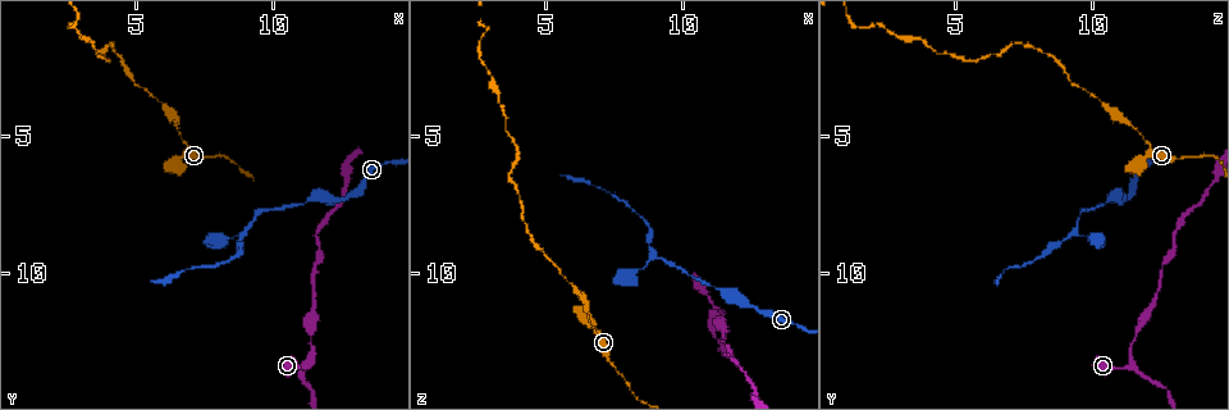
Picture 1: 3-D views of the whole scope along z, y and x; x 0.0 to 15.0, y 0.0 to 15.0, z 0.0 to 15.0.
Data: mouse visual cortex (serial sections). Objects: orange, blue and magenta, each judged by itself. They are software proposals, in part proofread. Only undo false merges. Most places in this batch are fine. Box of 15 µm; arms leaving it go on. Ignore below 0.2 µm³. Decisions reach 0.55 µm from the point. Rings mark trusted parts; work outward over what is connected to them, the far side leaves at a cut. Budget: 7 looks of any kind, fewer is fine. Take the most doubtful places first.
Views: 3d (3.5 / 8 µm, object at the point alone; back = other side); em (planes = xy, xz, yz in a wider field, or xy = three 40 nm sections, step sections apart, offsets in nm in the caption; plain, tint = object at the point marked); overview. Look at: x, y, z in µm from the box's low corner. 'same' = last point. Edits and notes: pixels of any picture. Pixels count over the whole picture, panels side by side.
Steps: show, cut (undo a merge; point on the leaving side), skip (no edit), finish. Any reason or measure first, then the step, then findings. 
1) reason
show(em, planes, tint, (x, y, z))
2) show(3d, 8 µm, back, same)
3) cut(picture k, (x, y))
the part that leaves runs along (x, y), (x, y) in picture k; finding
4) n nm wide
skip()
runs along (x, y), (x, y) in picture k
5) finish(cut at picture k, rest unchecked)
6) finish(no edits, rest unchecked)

thin neck
show(em, planes, tint, (11.3, 13.5, 11.4))

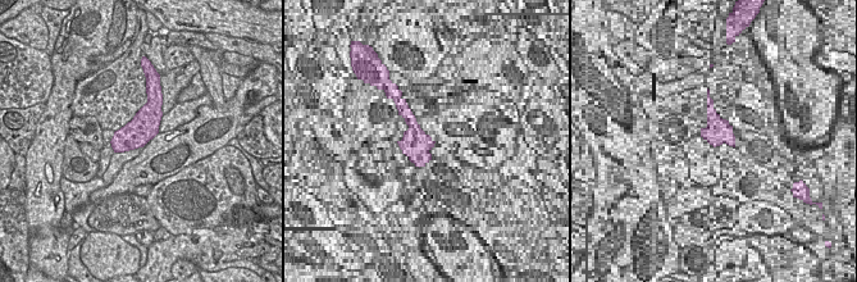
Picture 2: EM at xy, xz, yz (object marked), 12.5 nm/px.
show(3d, 3.5 µm, same)

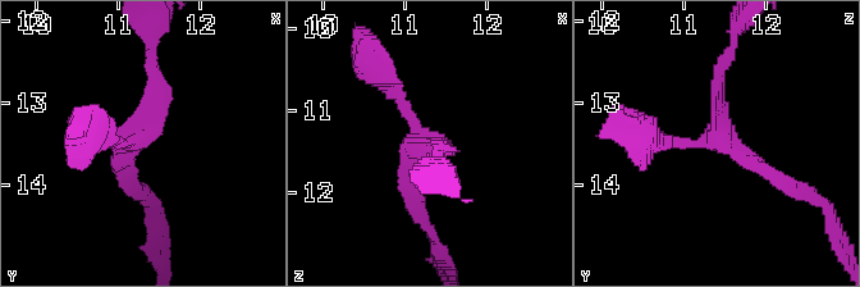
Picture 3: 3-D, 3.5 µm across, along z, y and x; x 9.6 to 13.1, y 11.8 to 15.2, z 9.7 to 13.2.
skip()
runs along (653, 140), (718, 136), (727, 58) in picture 3; continuous, no second cell

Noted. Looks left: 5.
thin neck
show(3d, 8 µm, (7.6, 5.8, 13.6))

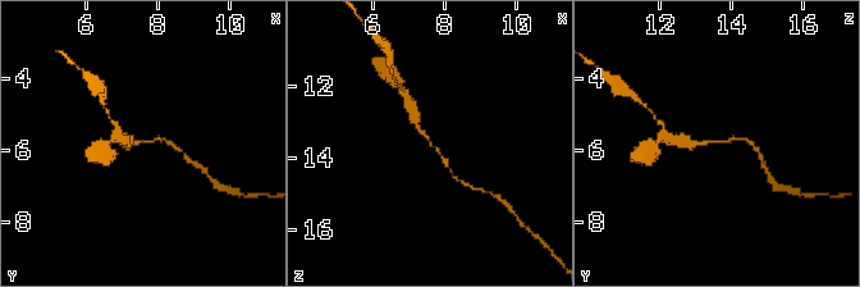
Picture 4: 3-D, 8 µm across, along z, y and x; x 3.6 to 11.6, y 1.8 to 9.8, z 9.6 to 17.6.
closer look
show(3d, 3.5 µm, (7.5, 5.7, 13.6))

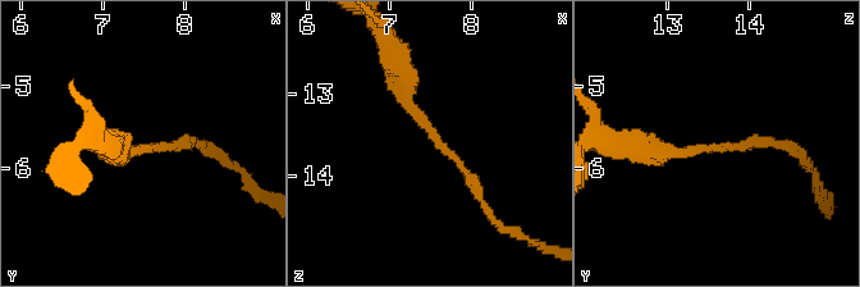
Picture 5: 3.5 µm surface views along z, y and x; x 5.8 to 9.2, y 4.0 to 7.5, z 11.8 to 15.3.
arms of 150, 250 nm
skip()
runs along (396, 57), (407, 103), (485, 206) in picture 5; one cell here

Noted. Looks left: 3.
calibre changes
show(3d, 3.5 µm, (12.3, 7.4, 11.1))

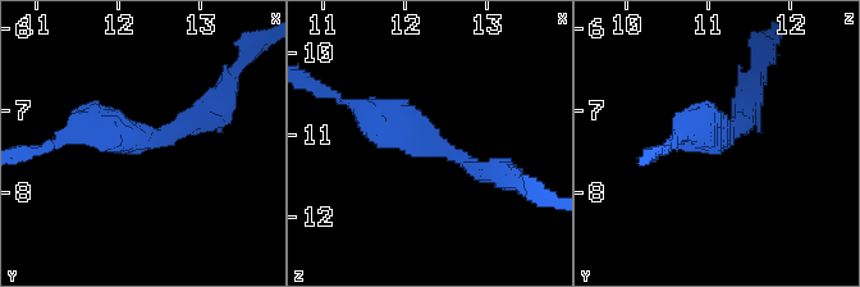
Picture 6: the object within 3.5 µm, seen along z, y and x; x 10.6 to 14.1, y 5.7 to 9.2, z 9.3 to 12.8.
arms of 250, 400 nm; now the EM
show(em, xy, step 2, tint, (12.25, 7.35, 11.05))

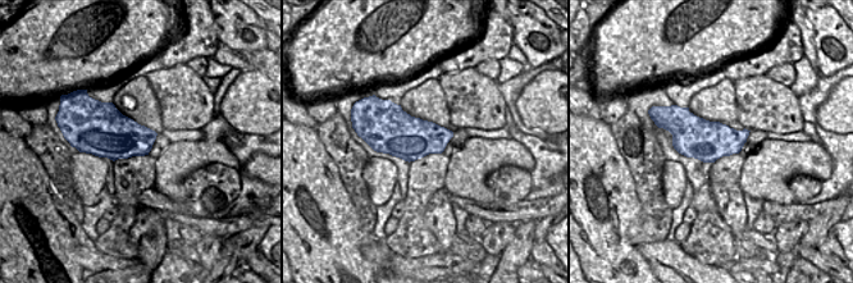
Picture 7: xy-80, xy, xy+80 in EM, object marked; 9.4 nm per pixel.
skip()
runs along (493, 173), (348, 104) in picture 6; one cell here

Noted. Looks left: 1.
finish(no edits, rest unchecked)

